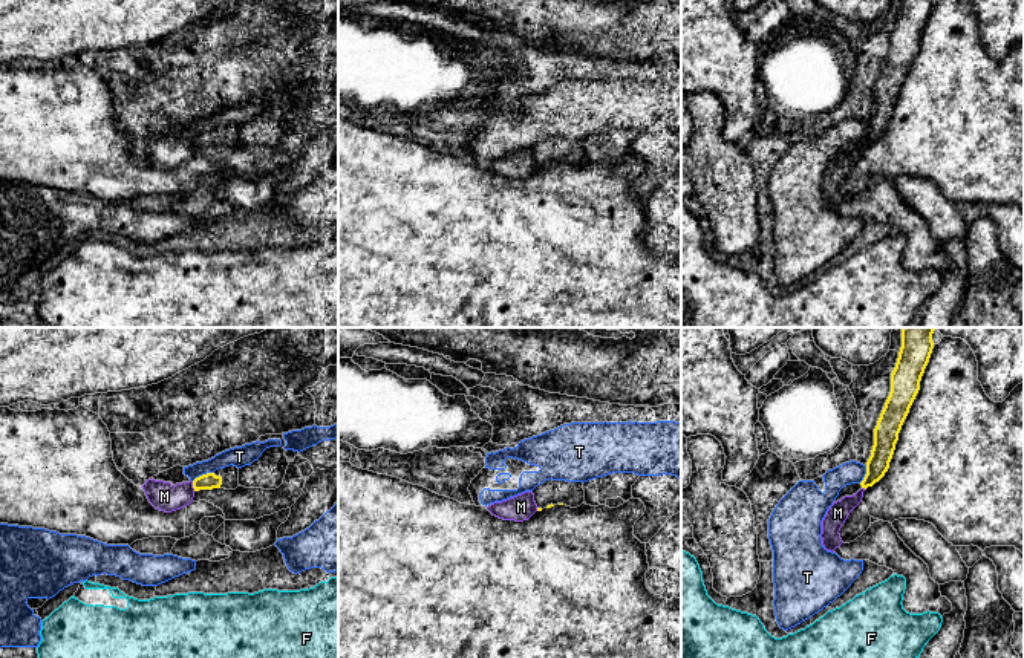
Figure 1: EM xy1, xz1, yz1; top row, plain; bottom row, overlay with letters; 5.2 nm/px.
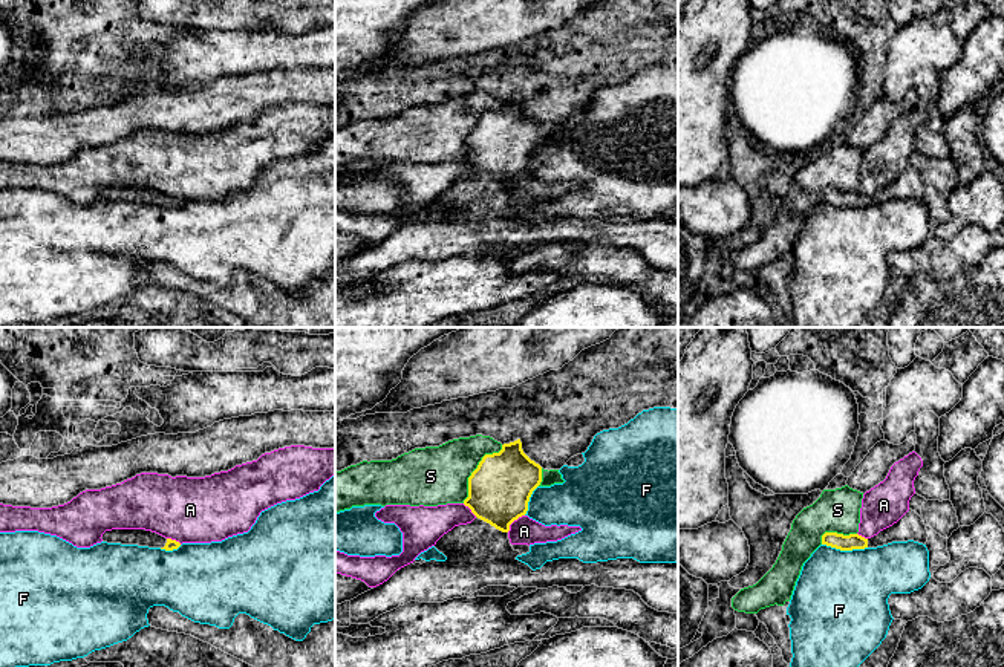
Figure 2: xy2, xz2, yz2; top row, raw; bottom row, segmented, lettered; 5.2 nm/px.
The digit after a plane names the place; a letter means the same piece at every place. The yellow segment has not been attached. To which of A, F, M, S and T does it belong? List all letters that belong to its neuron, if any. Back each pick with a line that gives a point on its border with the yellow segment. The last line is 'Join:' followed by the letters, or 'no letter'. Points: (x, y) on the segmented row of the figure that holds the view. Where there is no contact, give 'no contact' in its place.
Join: no letter

